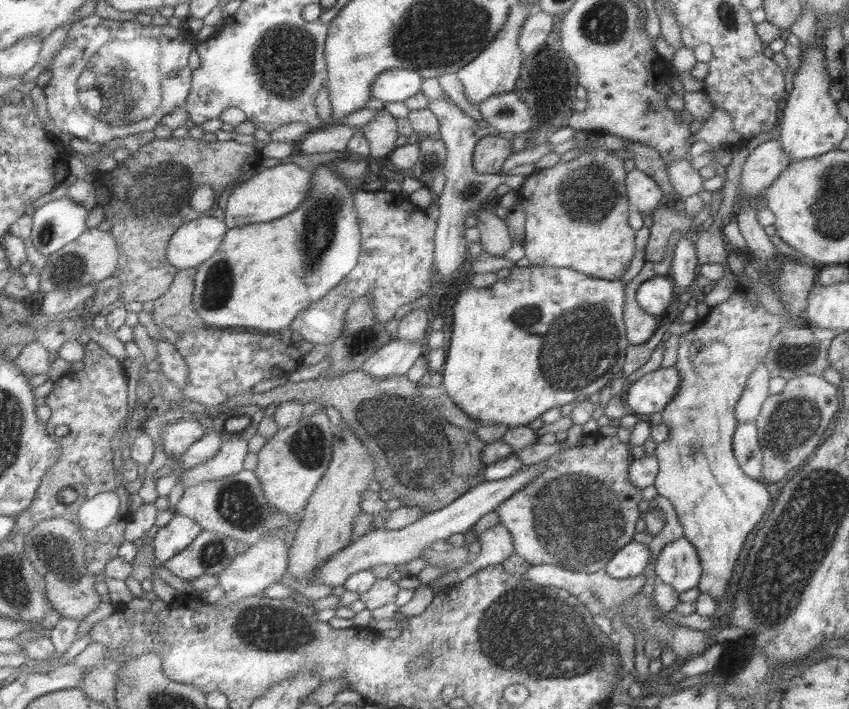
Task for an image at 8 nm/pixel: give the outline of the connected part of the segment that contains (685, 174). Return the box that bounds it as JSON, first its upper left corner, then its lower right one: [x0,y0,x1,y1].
[667,158,705,201]

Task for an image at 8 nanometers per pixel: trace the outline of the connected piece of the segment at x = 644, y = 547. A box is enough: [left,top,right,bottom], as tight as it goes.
[605,542,650,579]

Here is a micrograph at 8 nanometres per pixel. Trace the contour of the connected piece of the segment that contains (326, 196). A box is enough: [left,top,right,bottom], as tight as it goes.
[195,165,364,334]

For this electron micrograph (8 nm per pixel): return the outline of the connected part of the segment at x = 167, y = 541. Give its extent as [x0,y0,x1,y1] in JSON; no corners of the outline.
[155,513,204,562]

